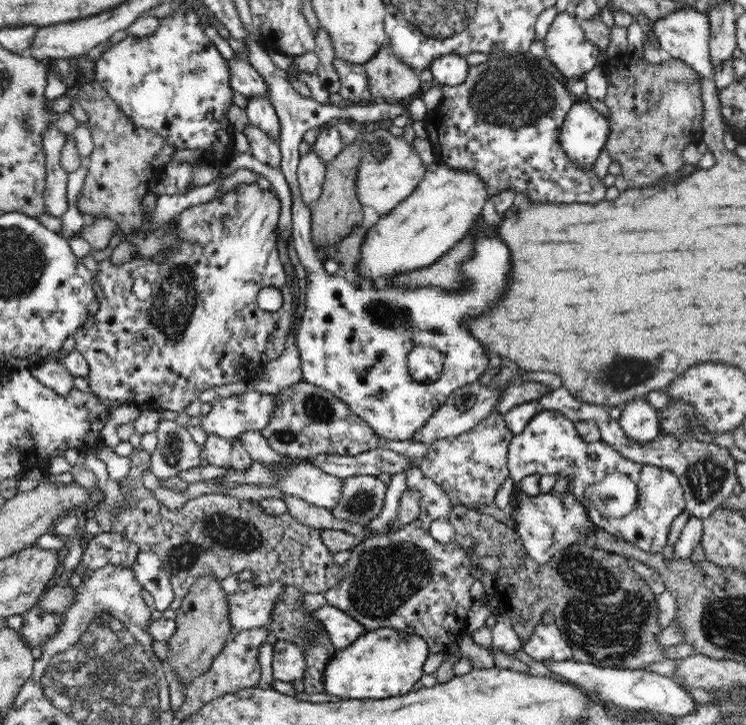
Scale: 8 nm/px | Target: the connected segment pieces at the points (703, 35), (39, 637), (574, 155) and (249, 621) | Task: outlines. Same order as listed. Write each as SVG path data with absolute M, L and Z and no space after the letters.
M682 9L655 20L651 32L659 42L659 48L666 57L683 60L704 78L713 78L714 68L709 55L710 27L708 14L694 9Z
M38 606L32 607L23 615L19 635L30 648L41 648L50 636L60 630L62 620L63 613L44 613Z
M587 100L574 102L568 114L565 116L561 124L559 139L568 159L572 163L576 163L578 167L592 172L594 163L600 154L600 151L605 148L605 142L609 135L609 122L607 117L598 113Z
M270 580L268 584L254 586L248 591L228 593L232 634L252 628L267 628L276 601L281 599L285 586L279 580Z

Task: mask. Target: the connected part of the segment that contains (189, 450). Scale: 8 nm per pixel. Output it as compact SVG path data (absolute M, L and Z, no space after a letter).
M164 419L159 422L156 434L158 440L150 454L150 467L159 479L168 479L200 464L202 445L192 439L187 427Z

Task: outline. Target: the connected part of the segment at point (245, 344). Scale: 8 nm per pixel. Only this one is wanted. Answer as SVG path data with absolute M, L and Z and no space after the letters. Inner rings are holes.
M240 184L232 191L225 193L221 198L202 204L196 204L184 210L177 218L179 222L173 227L173 234L177 236L177 246L170 251L165 251L162 255L154 259L144 259L135 257L130 262L123 263L121 266L114 265L110 259L97 264L97 273L94 277L103 289L103 297L99 302L99 311L91 316L80 328L76 329L74 339L76 340L75 350L80 352L89 371L85 378L90 385L90 390L102 402L118 400L121 404L134 402L142 411L172 410L172 412L183 412L188 404L192 404L200 398L204 390L210 390L214 386L222 384L232 384L238 380L252 380L258 375L263 366L272 360L279 358L285 350L287 336L290 332L290 318L294 310L291 290L287 287L287 276L279 258L277 247L276 230L278 230L278 219L282 212L277 194L273 190L262 191L256 184ZM273 287L280 290L283 296L283 305L276 312L263 311L258 306L258 292L262 288Z

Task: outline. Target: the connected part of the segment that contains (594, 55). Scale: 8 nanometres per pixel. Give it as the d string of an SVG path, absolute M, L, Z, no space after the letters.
M568 11L557 14L543 42L550 62L569 80L574 79L574 76L582 78L583 74L596 67L600 52L605 51L587 39L578 18Z

